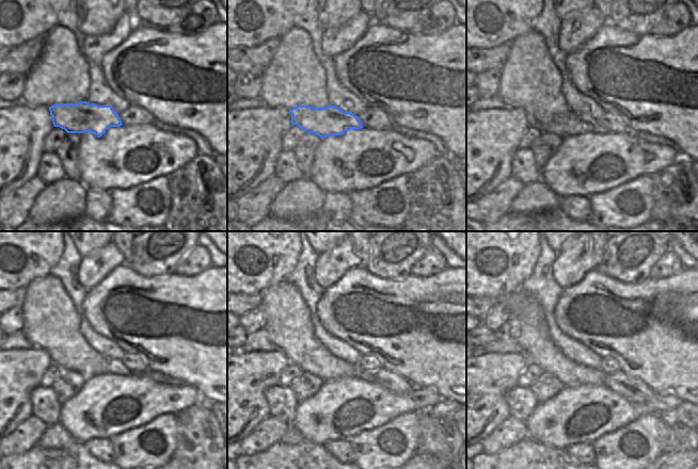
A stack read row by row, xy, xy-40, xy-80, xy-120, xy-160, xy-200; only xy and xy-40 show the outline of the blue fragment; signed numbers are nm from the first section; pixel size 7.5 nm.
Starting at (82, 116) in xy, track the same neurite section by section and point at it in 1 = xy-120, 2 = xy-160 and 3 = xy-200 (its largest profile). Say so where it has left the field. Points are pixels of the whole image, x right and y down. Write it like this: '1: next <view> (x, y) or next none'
1: next xy-120 (114, 366)
2: next xy-160 (392, 382)
3: next xy-200 (634, 390)

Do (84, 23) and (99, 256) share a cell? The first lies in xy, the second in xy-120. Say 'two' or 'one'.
two

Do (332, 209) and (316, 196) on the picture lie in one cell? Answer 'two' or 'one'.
two

